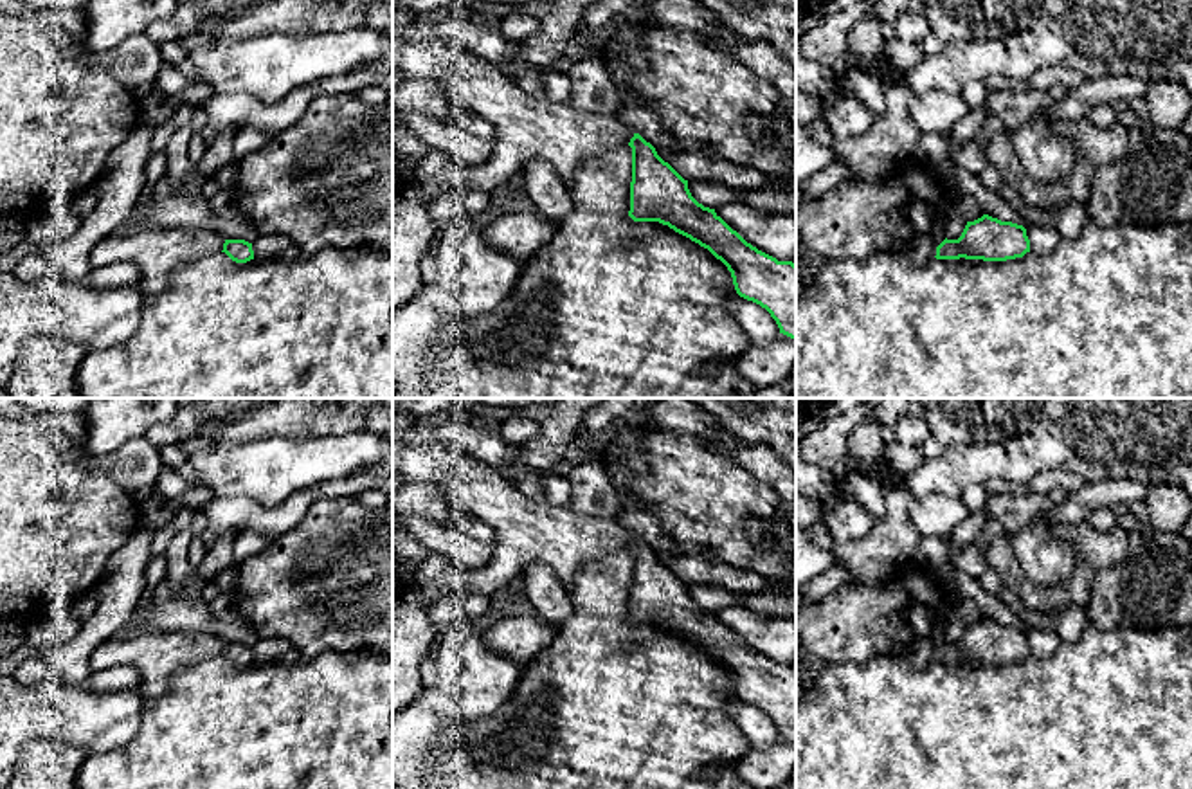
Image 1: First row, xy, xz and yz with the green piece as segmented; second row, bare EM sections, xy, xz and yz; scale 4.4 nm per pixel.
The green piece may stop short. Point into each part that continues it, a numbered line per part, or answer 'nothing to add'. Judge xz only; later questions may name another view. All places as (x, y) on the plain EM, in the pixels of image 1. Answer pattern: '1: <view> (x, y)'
1: xz (553, 535)

